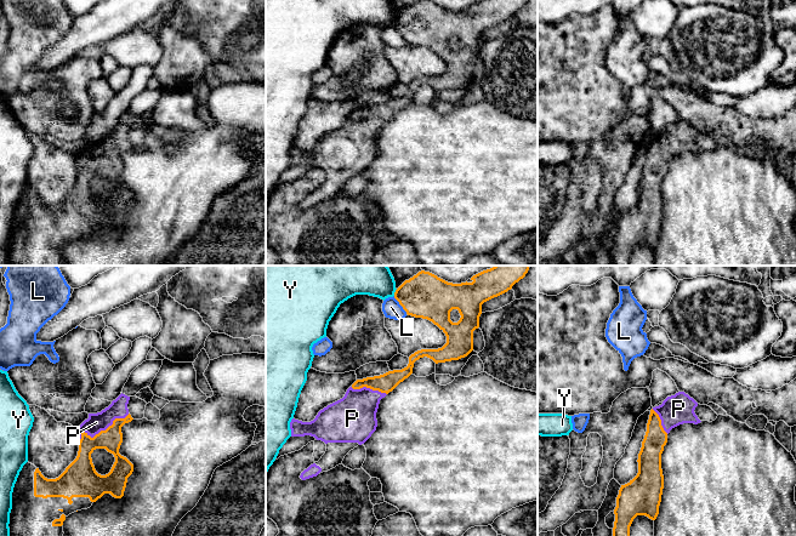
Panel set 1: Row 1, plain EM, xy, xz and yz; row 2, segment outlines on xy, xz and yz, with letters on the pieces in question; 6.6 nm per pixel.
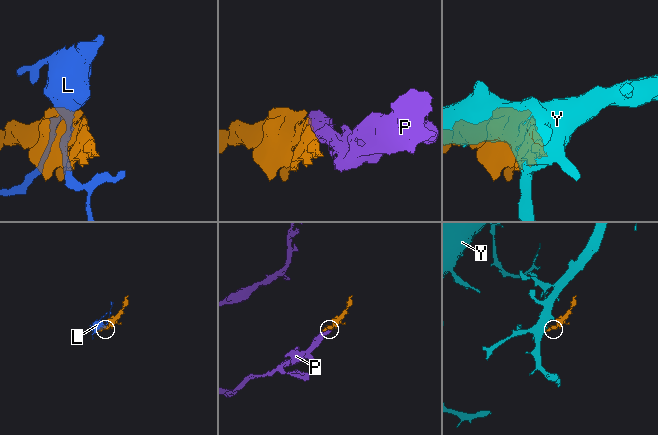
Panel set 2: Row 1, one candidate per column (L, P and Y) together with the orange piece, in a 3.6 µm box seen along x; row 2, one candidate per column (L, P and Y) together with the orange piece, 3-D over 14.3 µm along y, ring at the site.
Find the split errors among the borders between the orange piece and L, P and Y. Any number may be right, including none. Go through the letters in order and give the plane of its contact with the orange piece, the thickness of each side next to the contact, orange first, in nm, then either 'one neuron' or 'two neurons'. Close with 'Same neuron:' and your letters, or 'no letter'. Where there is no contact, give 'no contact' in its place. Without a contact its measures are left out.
L: contact in xz; calibres 300 and 120 nm; two neurons
P: contact in xy; calibres 150 and 130 nm; one neuron
Y: contact in xz; calibres 300 and 180 nm; two neurons
Same neuron: P

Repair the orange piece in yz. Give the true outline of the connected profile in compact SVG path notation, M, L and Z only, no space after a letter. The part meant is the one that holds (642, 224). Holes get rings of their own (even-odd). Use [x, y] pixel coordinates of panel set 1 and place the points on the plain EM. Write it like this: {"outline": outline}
{"outline": "M684 120L667 125L661 133L650 138L647 160L638 182L638 201L621 213L614 238L613 266L630 266L630 255L637 244L655 249L664 217L661 182L670 159L683 152L701 149L694 138L698 131Z"}

